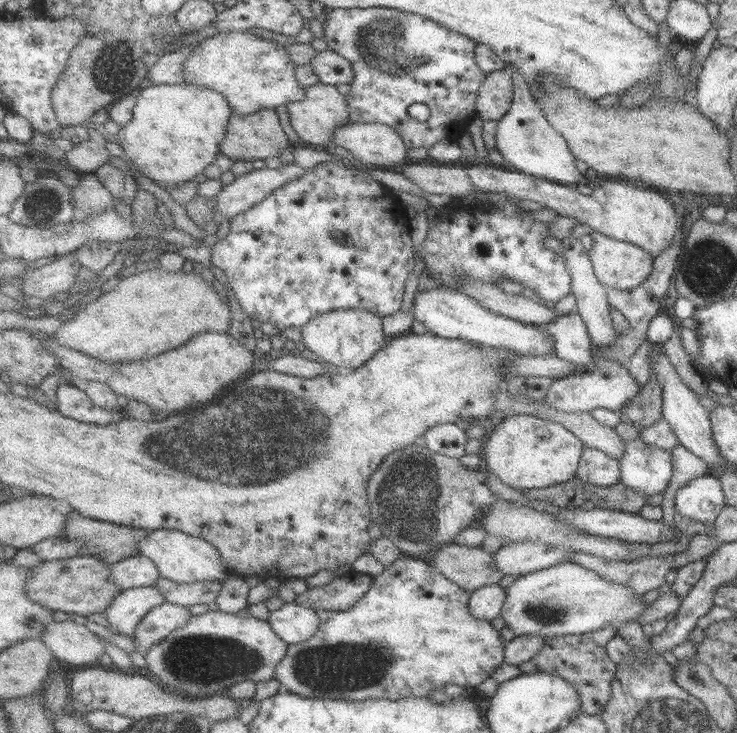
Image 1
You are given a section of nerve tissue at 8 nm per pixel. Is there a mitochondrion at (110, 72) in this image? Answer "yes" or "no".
yes

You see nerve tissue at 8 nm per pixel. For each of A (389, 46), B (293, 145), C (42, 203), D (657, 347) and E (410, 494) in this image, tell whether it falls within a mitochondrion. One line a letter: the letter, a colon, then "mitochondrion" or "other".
A: mitochondrion
B: other
C: mitochondrion
D: other
E: mitochondrion

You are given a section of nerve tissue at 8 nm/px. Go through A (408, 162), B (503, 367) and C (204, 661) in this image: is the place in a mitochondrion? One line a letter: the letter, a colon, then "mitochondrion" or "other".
A: other
B: other
C: mitochondrion

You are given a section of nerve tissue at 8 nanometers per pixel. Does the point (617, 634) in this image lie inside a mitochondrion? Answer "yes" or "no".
no

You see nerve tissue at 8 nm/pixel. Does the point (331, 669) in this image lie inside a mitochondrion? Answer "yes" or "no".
yes

